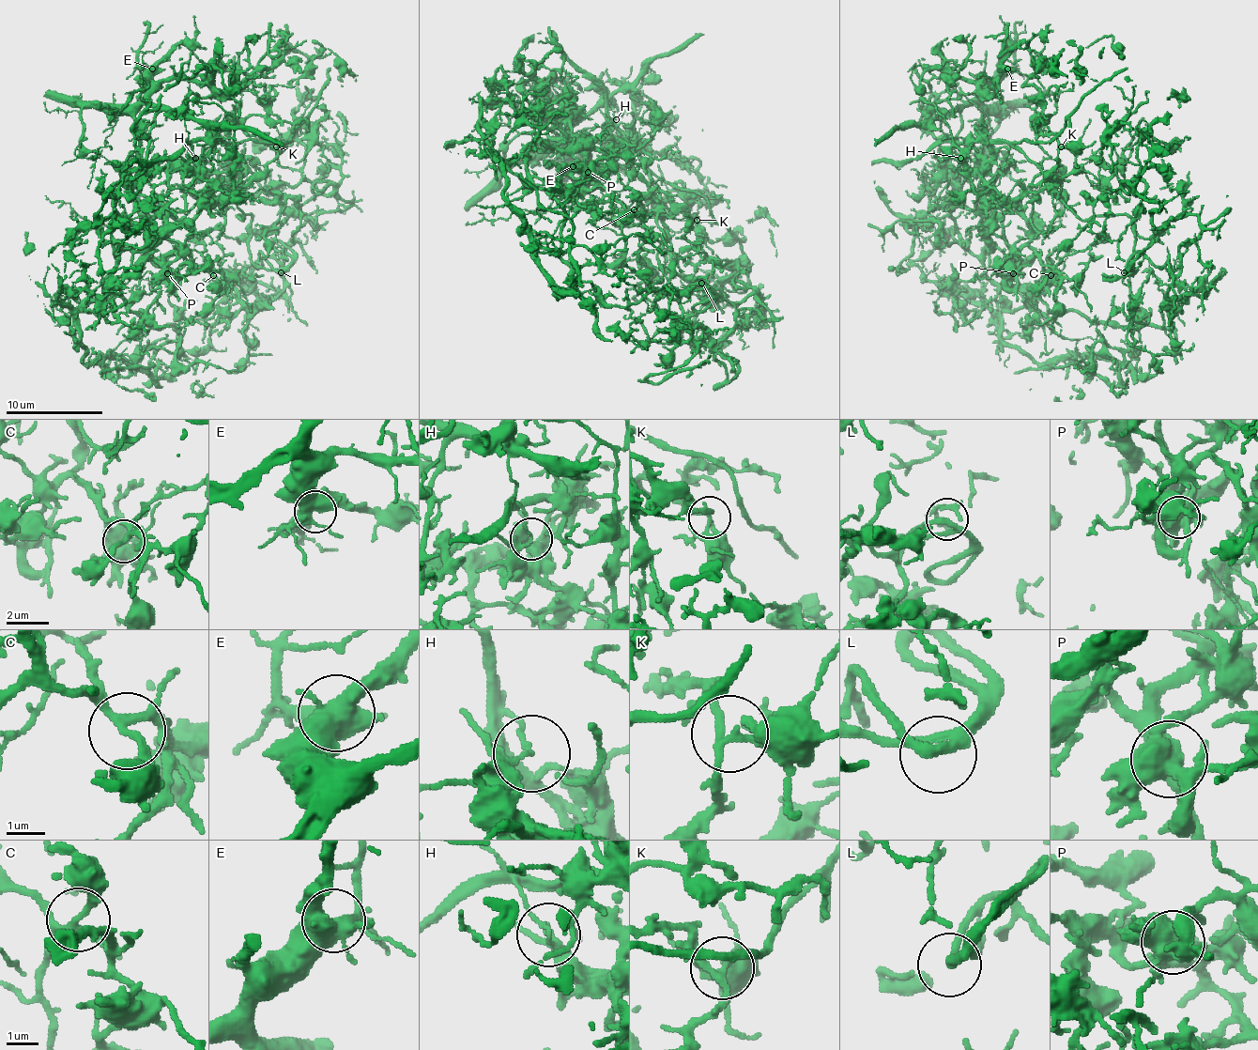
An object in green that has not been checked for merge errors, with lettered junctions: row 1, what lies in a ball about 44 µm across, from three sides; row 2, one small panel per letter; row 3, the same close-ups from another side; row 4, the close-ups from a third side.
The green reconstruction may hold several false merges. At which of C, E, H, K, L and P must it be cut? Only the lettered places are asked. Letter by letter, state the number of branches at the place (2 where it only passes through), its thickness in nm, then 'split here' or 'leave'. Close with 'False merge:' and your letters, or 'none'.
C: 3 branches meet; 190 nm thick; leave
E: 7 branches meet; 550 nm thick; leave
H: 3 branches meet; 140 nm thick; split here
K: 3 branches meet; 190 nm thick; leave
L: 3 branches meet; 240 nm thick; leave
P: 6 branches meet; 600 nm thick; split here
False merge: H, P

